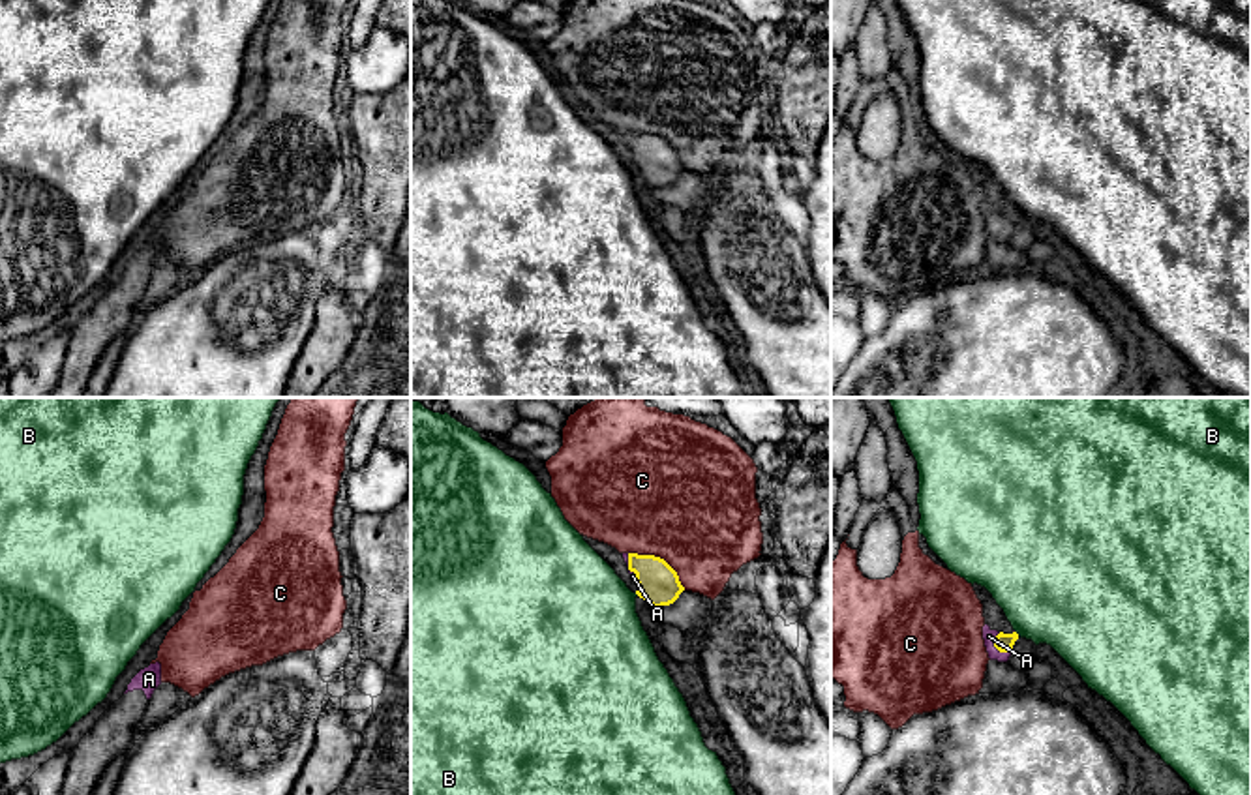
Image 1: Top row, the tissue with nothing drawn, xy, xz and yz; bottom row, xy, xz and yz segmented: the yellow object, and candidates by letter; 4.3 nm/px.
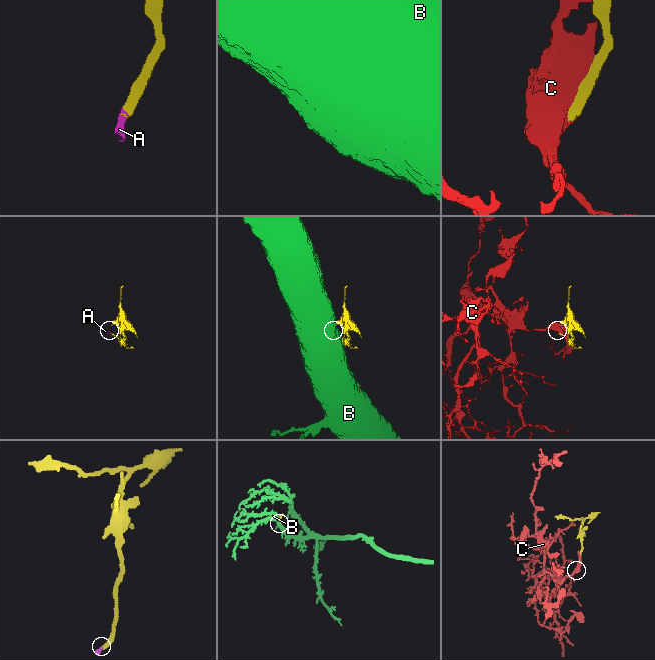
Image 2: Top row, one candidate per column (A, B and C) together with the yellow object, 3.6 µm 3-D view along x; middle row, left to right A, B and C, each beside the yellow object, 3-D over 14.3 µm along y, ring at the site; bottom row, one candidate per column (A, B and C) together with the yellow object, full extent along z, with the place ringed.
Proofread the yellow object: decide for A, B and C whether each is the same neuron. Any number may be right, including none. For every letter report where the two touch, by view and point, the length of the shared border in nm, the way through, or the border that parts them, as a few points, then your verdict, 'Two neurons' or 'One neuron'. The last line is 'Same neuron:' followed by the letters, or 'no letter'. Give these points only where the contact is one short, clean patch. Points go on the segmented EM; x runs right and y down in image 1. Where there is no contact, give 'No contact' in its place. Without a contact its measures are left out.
A: Touches yellow at yz (996, 647). Shared border 110 nm. Path across: yz (1004, 642), (996, 647), (989, 636). One neuron
B: No contact. Two neurons
C: Touches yellow at xz (659, 557). Shared border 300 nm. Two neurons
Same neuron: A

